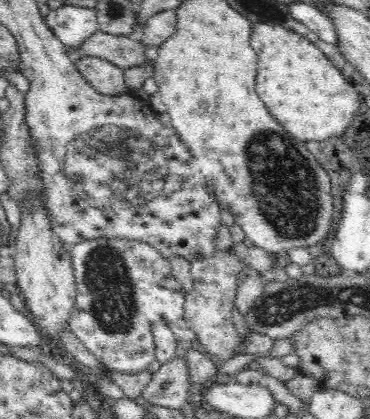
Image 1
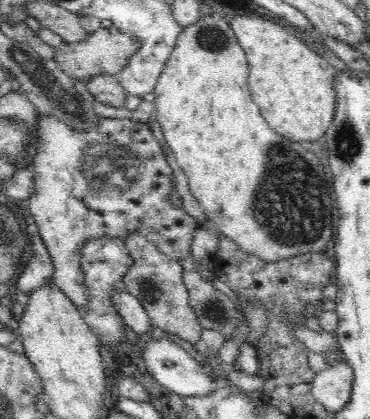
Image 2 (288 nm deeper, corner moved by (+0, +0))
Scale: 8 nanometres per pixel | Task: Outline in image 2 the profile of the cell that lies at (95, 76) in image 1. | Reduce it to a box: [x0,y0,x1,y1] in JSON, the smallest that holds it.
[86,74,130,108]

